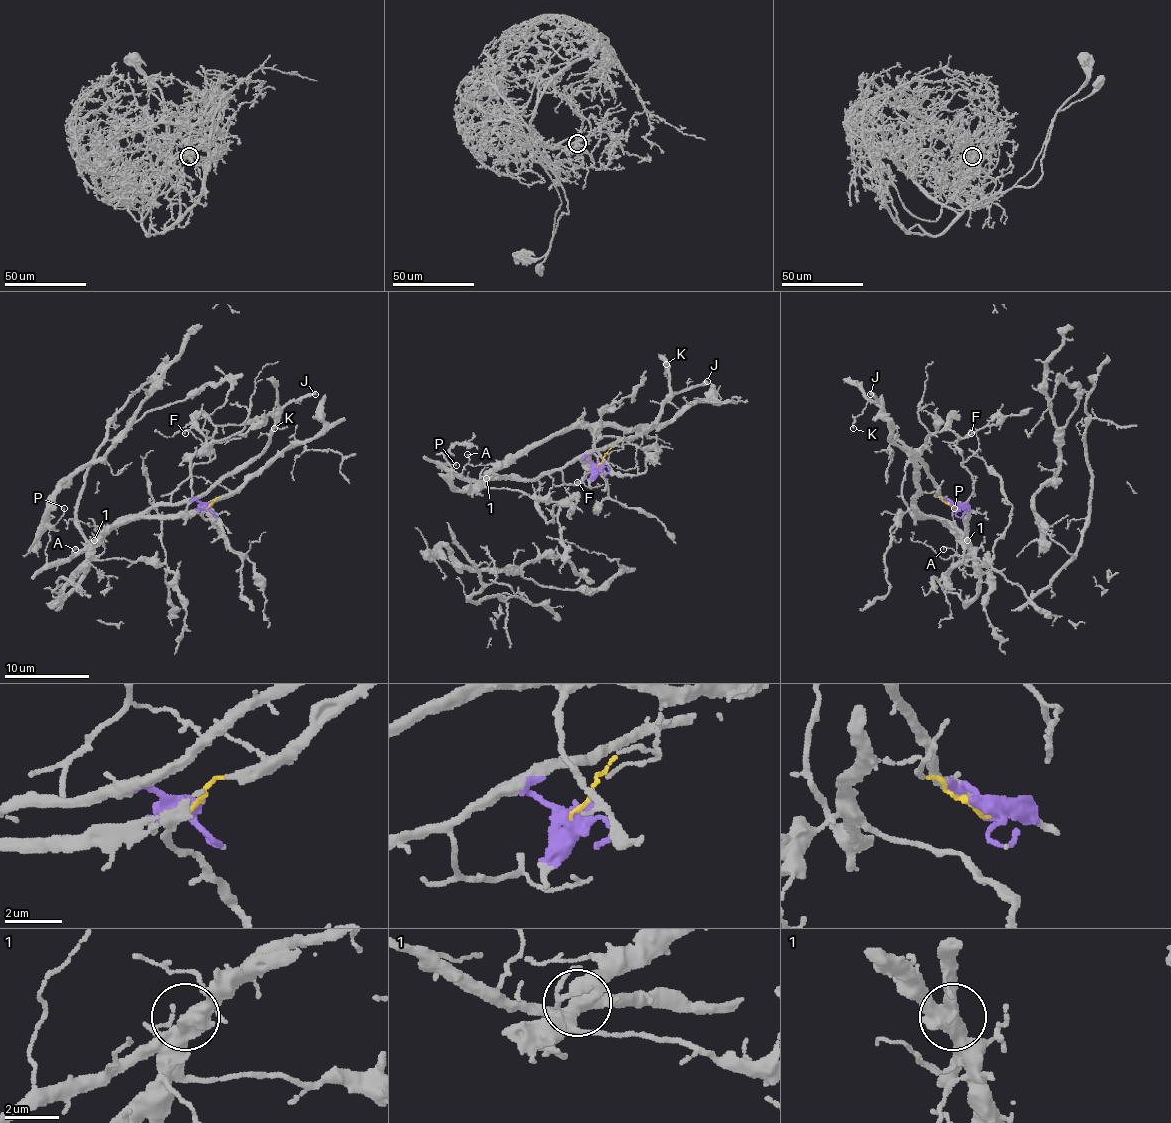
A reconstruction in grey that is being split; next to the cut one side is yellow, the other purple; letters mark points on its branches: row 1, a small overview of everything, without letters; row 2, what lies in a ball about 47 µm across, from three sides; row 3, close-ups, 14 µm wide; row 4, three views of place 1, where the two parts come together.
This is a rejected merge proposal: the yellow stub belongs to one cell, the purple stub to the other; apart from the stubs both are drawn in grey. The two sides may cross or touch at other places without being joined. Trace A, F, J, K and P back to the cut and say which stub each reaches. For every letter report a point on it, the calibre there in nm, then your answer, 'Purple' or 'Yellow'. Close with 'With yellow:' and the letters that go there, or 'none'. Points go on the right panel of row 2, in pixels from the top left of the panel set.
A: Place: (943, 549). Thickness 100 nm. Purple
F: Place: (971, 433). Thickness 100 nm. Purple
J: Place: (870, 394). Thickness 280 nm. Purple
K: Place: (853, 428). Thickness 120 nm. Purple
P: Place: (954, 508). Thickness 110 nm. Purple
With yellow: none

